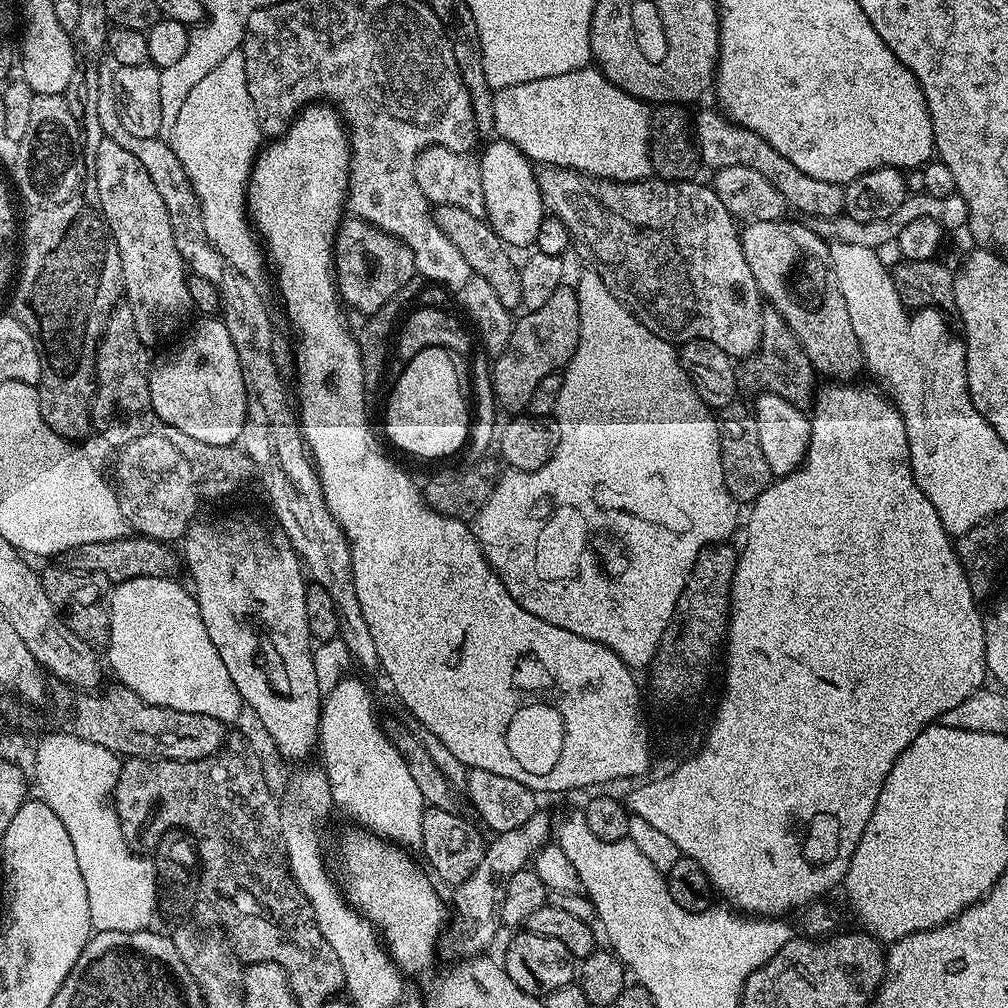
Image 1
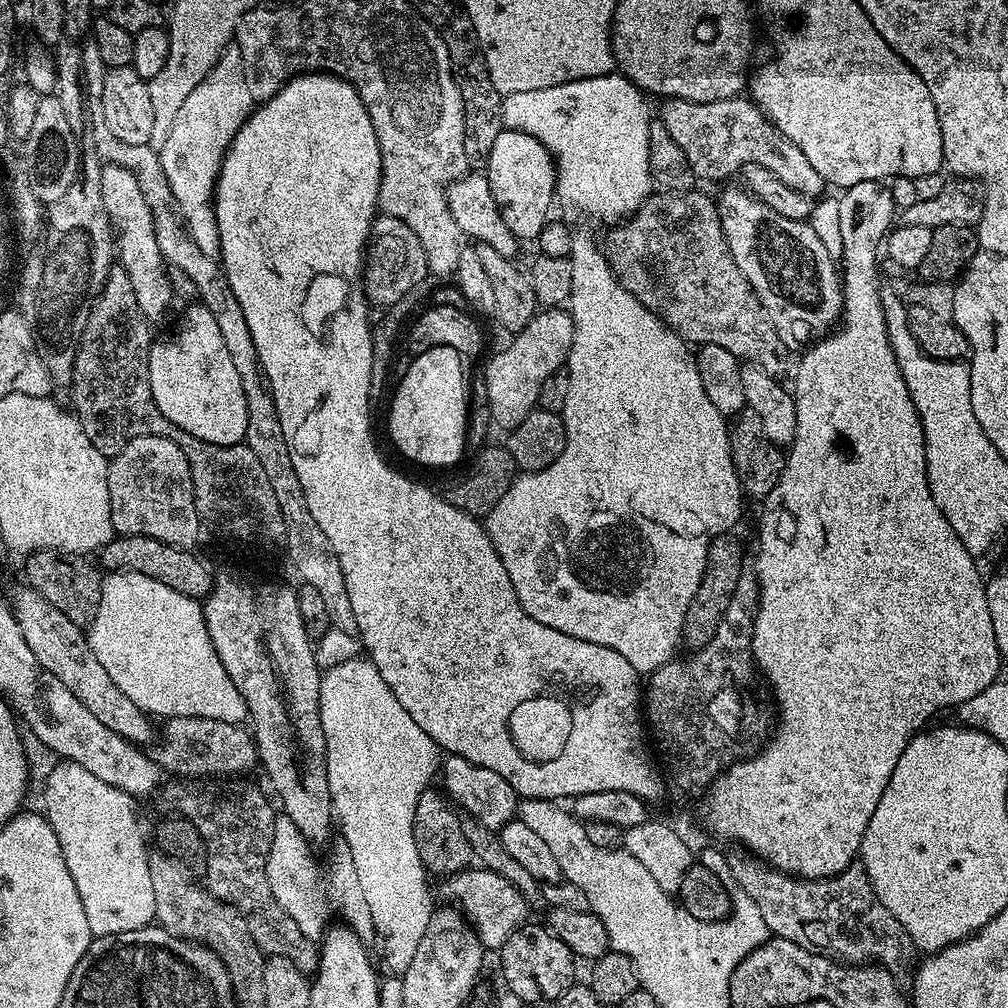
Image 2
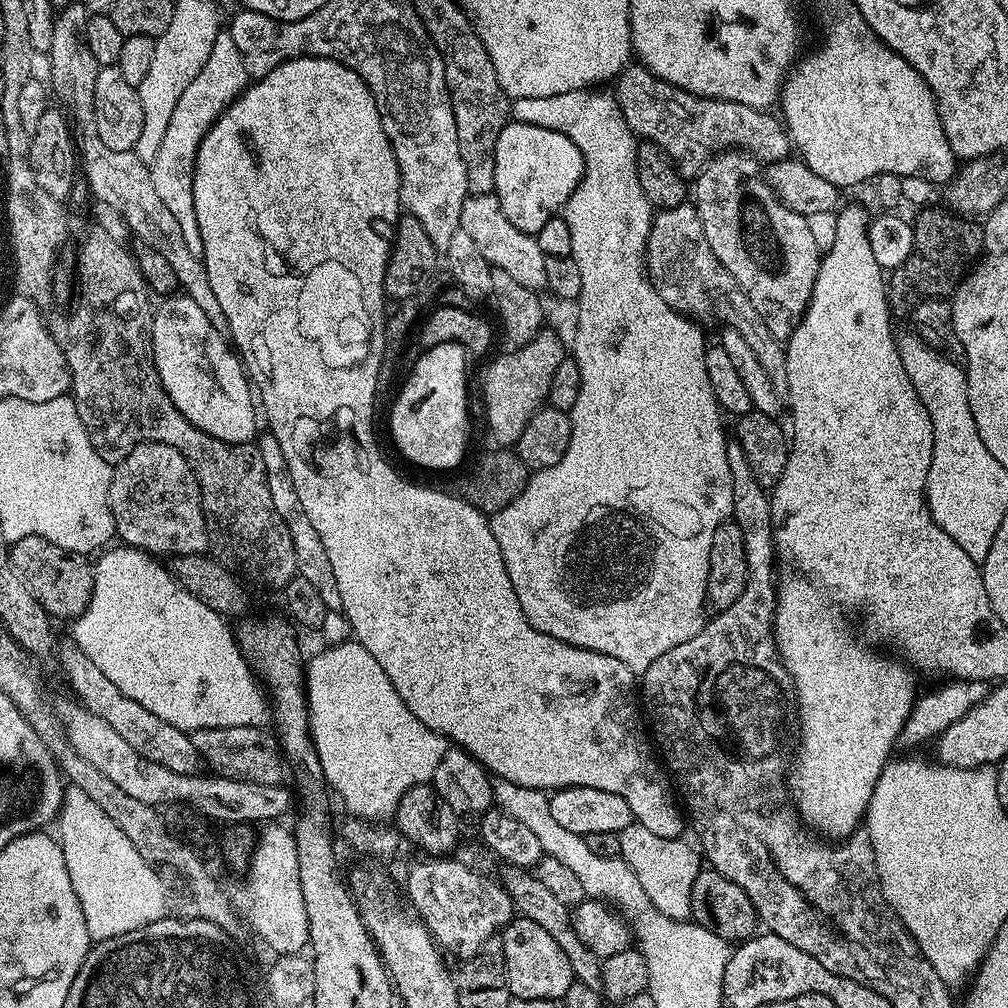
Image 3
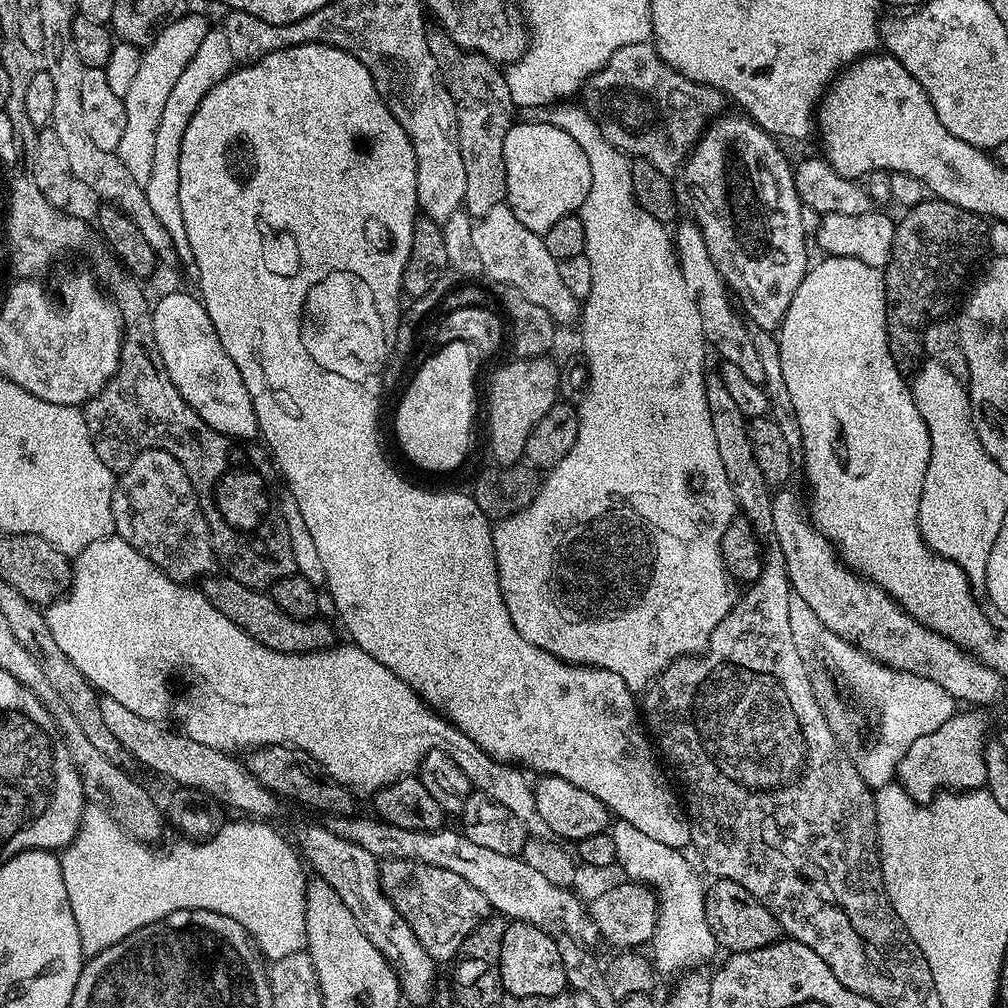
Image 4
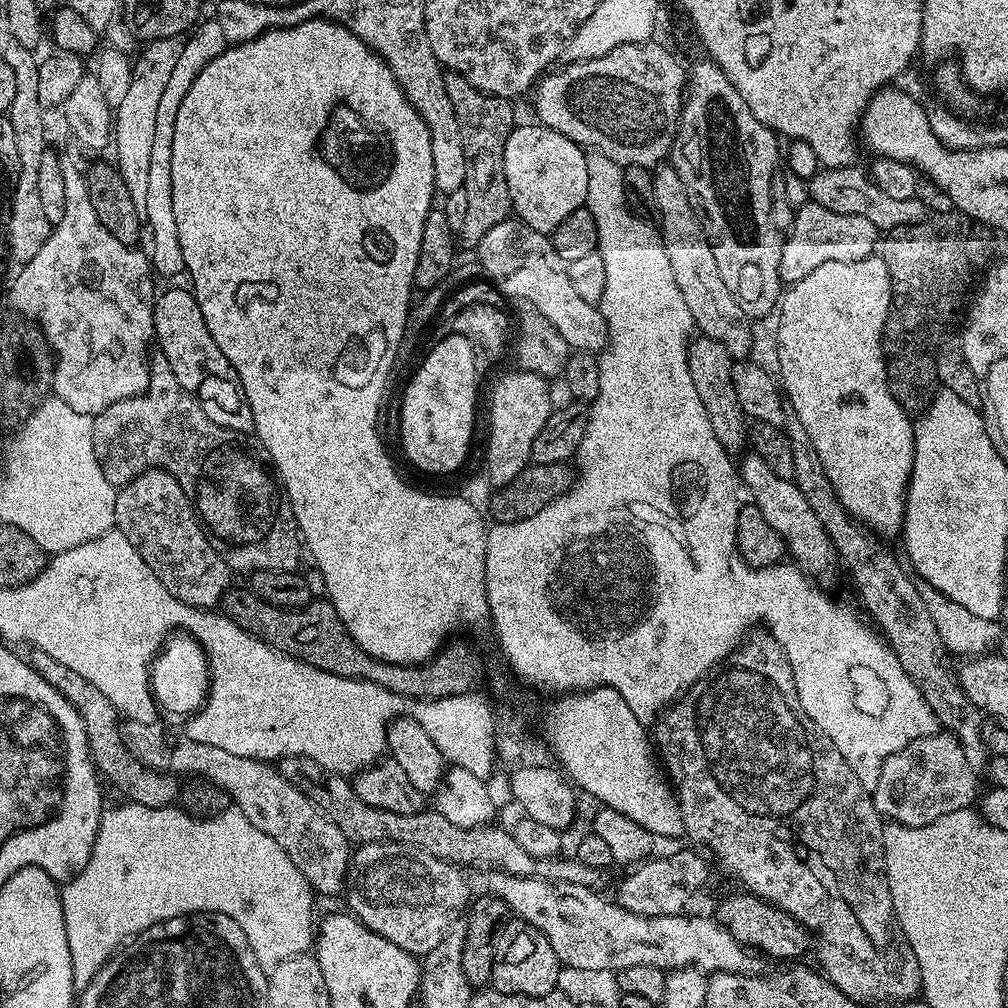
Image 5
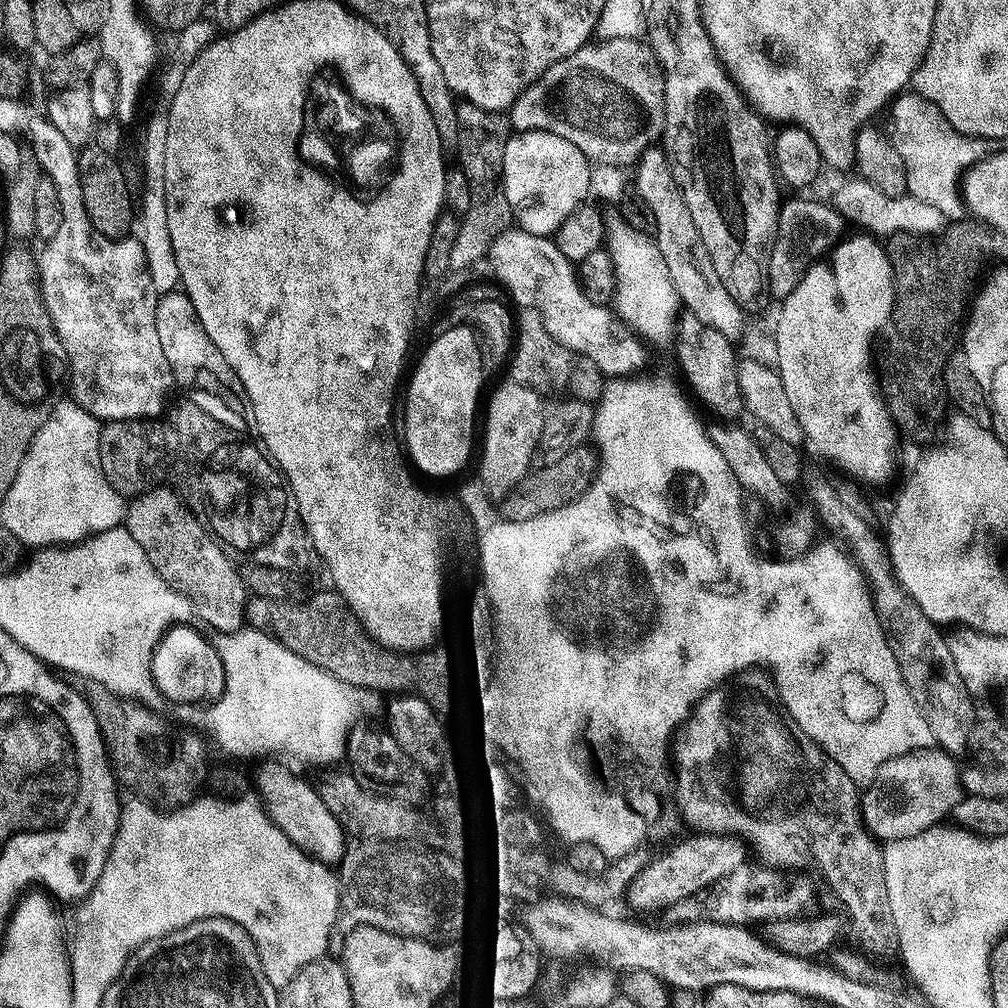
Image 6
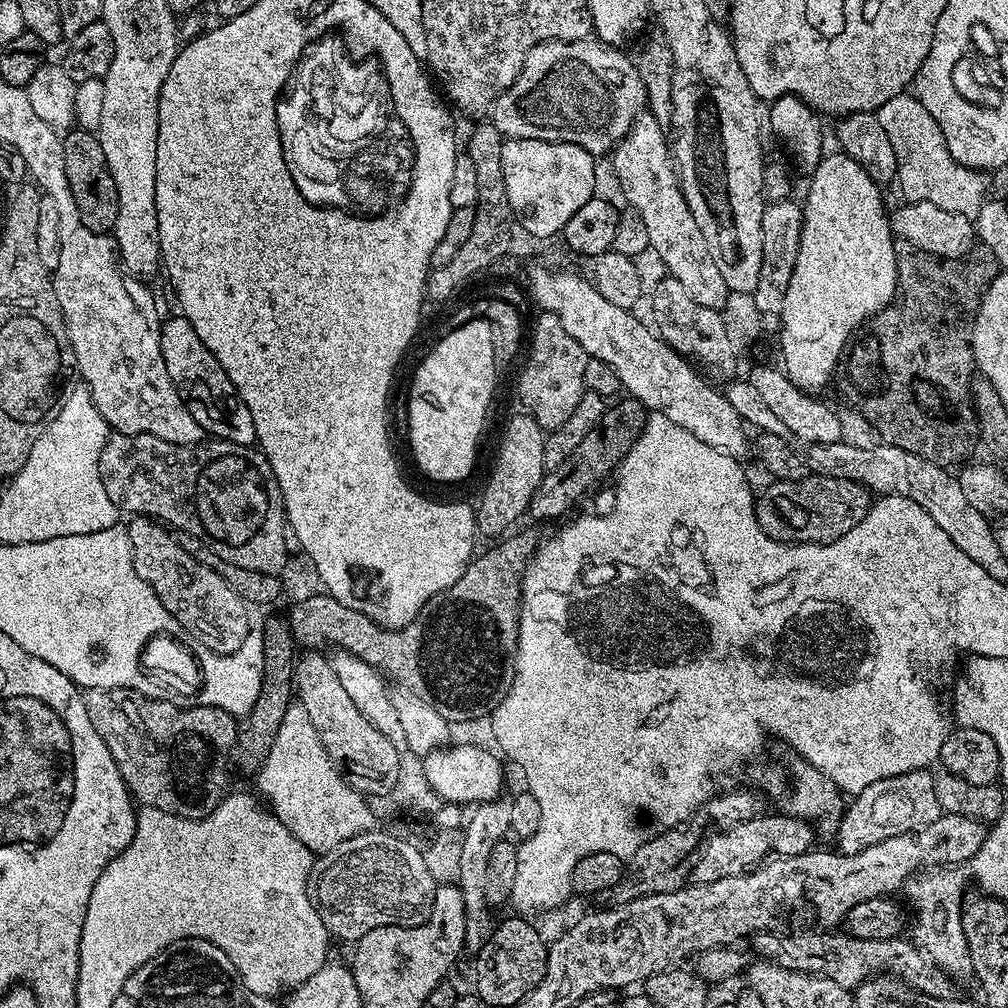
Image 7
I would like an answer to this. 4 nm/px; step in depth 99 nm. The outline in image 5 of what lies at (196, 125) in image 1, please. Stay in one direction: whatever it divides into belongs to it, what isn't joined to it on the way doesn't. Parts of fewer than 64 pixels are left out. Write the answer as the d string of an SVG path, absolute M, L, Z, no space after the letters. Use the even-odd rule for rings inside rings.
M214 18L206 20L197 23L196 27L187 33L174 70L171 71L167 85L163 88L162 98L159 99L158 114L155 115L154 146L151 147L147 179L146 232L147 235L148 232L152 235L150 263L157 277L176 276L184 272L182 245L178 243L178 225L174 223L174 198L170 190L170 146L174 146L174 122L178 118L178 106L182 106L182 98L186 98L190 86L194 86L194 78L198 78L198 74L202 74L202 70L229 47L226 34L222 34L222 26L218 26Z

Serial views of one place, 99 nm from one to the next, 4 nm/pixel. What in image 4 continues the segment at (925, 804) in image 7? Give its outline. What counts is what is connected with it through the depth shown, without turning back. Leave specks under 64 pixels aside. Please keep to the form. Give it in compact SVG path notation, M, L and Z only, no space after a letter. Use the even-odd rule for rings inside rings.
M960 710L938 730L918 738L906 750L898 769L898 783L916 799L917 804L927 804L933 796L945 790L980 790L988 783L984 735L988 724L976 710Z

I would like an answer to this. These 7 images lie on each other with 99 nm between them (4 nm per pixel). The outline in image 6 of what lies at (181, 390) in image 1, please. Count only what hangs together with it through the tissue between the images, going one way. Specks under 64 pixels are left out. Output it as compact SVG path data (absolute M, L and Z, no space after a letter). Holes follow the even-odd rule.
M184 291L166 292L157 299L156 325L158 326L158 338L162 342L162 354L166 354L166 362L172 371L172 379L179 387L181 384L188 391L187 403L198 406L198 410L210 414L210 418L230 426L230 430L247 433L253 427L250 406L244 398L243 391L231 392L232 384L234 388L237 383L234 370L230 370L226 358L218 354L218 346L210 342L210 334L202 330L202 322L198 322L198 314L194 314L194 302L190 302L190 298Z

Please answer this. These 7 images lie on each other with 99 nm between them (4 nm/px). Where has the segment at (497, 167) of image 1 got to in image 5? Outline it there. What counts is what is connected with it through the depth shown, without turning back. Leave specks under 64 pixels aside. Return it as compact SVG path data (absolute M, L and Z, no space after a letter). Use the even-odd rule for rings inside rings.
M539 122L521 123L506 138L504 165L512 212L525 224L550 234L573 210L585 207L588 198L586 152L570 138Z

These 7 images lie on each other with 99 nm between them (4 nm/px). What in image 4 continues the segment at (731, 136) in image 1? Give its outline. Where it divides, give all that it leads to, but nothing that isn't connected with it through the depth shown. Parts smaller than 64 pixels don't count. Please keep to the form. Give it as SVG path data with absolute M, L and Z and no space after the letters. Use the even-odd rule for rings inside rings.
M651 42L622 46L589 80L582 85L583 107L596 119L596 125L602 134L619 151L629 158L645 160L650 166L662 170L669 178L677 175L686 157L690 155L706 125L725 111L726 97L717 88L708 88L705 84L696 84L681 72L673 70L656 52Z

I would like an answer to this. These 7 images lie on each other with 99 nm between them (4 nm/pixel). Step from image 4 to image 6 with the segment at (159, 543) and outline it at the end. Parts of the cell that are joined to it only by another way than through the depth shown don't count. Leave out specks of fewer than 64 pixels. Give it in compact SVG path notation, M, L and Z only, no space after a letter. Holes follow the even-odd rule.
M153 486L131 497L126 504L123 527L127 528L134 542L142 546L142 554L146 554L156 573L175 592L188 599L195 619L201 625L209 624L216 634L237 632L245 627L246 589L240 568L231 564L229 553L208 535L204 525L173 489Z

